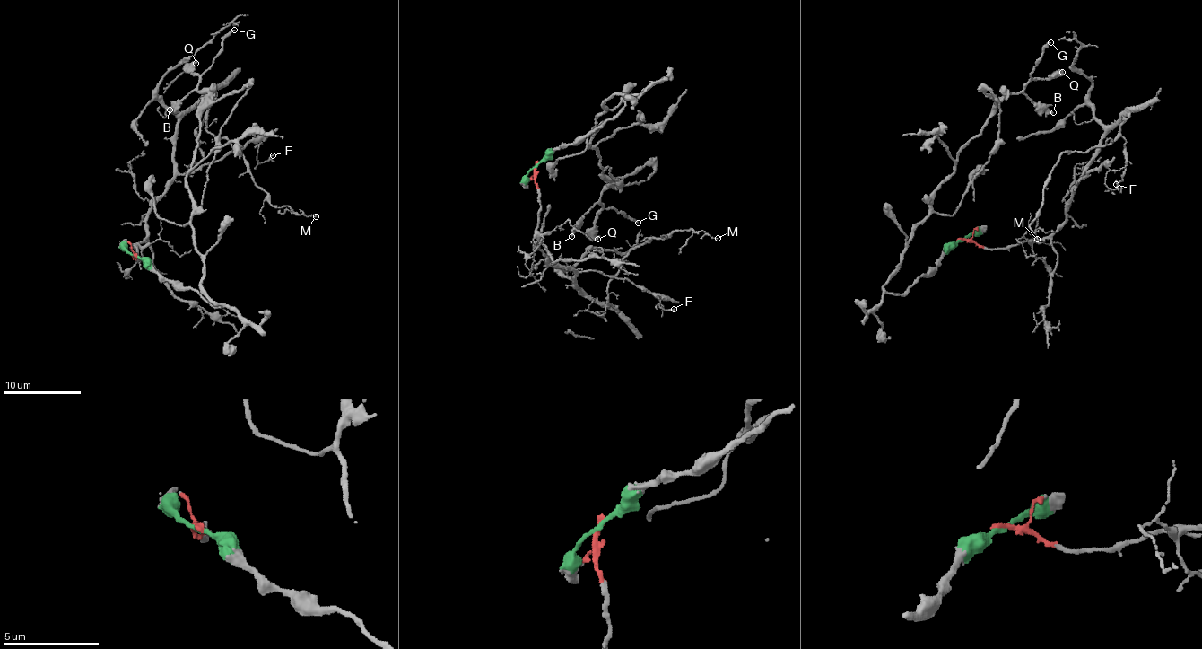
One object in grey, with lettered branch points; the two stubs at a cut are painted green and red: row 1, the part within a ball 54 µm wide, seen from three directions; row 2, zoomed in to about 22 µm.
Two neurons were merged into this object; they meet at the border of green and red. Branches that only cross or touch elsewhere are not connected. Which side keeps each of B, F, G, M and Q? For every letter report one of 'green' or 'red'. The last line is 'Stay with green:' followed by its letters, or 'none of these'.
B: green
F: red
G: green
M: red
Q: green
Stay with green: B, G, Q

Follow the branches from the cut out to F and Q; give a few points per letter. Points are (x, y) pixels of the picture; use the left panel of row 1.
F: (135, 254), (137, 259), (148, 208), (178, 174), (200, 171), (250, 142), (257, 145), (257, 163), (273, 155)
Q: (135, 254), (222, 305), (202, 285), (190, 225), (187, 172), (203, 96), (195, 63)

